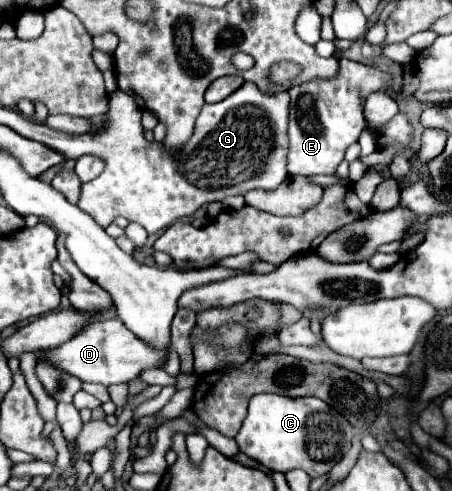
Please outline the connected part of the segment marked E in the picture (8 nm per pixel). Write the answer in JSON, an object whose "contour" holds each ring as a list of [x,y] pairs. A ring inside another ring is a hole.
{"contour":[[[341,59],[339,75],[333,79],[313,79],[289,89],[289,155],[287,171],[291,175],[333,175],[337,165],[343,161],[345,151],[355,143],[367,121],[363,115],[361,97],[367,97],[373,91],[393,93],[393,77],[389,73],[377,71],[363,63]]]}

